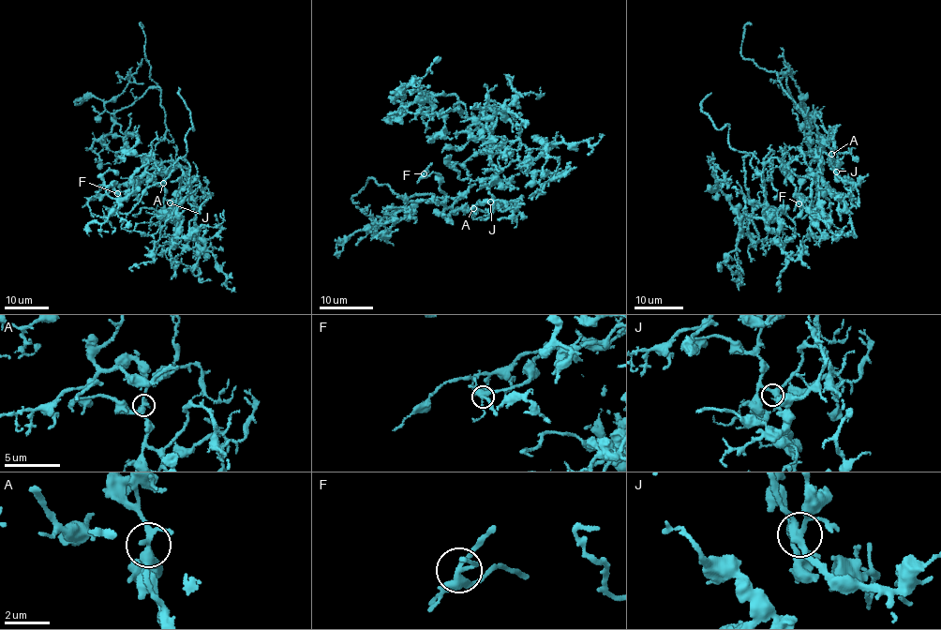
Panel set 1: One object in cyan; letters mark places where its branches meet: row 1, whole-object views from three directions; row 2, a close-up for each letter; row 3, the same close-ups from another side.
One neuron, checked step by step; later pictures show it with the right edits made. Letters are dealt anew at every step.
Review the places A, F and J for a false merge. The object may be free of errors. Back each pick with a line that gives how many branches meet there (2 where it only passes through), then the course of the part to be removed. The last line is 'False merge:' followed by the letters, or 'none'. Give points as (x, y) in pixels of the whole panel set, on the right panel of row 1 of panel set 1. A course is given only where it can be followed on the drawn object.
False merge: none

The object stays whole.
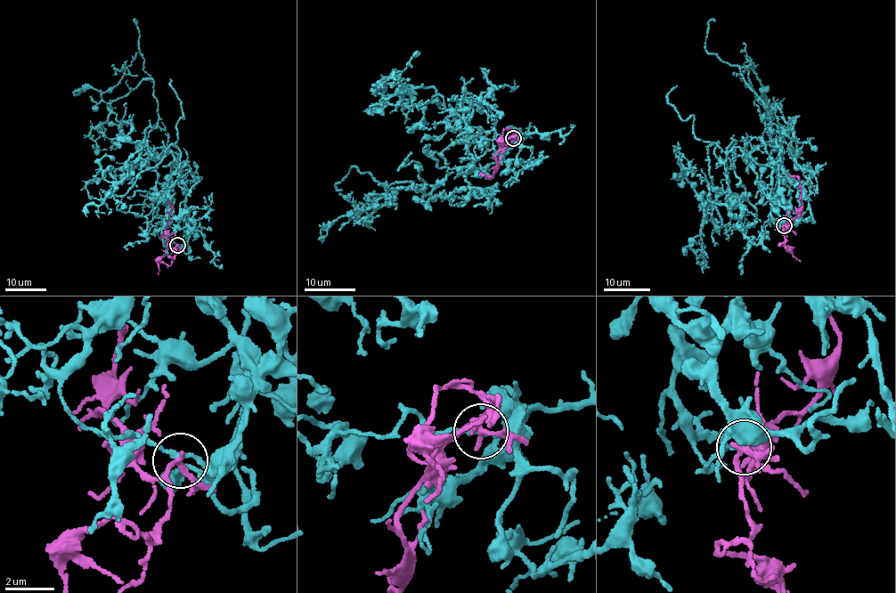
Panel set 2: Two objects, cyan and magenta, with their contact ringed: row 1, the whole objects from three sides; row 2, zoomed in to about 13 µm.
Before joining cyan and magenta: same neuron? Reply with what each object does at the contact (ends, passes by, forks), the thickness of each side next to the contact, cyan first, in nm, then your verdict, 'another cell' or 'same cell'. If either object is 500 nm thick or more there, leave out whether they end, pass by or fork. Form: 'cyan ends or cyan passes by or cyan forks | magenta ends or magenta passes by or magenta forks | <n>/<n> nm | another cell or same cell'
cyan passes by | magenta forks | 160/180 nm | another cell

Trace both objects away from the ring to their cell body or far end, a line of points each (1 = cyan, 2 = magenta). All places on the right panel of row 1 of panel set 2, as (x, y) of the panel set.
1: (784, 224), (776, 141), (794, 158), (789, 137), (739, 68), (773, 110), (770, 143), (785, 142)
2: (784, 224), (786, 230), (786, 224), (794, 219), (802, 205), (799, 178), (789, 174)

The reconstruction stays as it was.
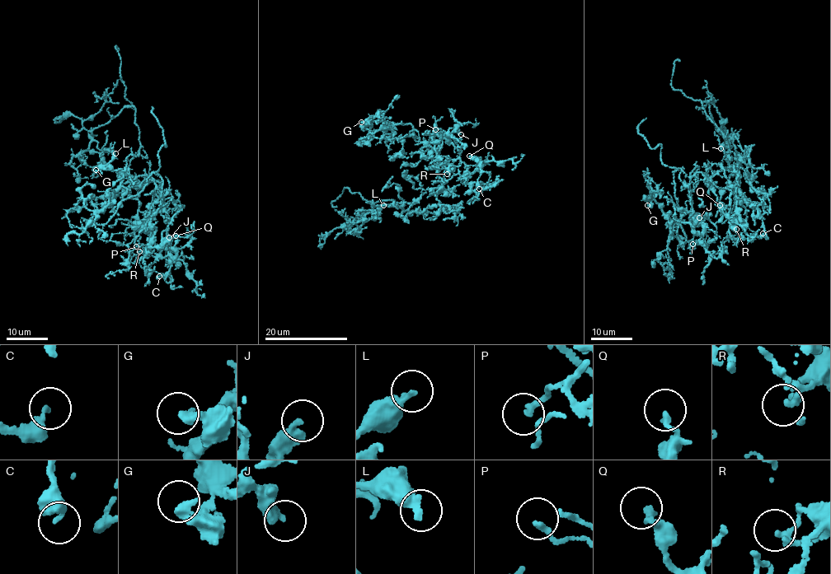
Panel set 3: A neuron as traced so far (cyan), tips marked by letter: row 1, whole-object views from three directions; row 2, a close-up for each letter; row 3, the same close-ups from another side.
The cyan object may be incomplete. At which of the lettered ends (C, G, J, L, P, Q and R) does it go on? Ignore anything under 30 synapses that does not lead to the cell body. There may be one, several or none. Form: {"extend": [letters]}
{"extend": ["L"]}

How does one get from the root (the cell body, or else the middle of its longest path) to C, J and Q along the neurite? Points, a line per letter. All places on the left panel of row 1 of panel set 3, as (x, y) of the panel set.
C: (171, 220), (168, 228), (162, 233), (162, 240), (172, 262), (167, 274), (163, 277), (159, 276)
J: (171, 220), (178, 212), (166, 189), (145, 227), (155, 228), (153, 247), (169, 237)
Q: (171, 220), (168, 228), (162, 233), (163, 246), (173, 258), (176, 235)

